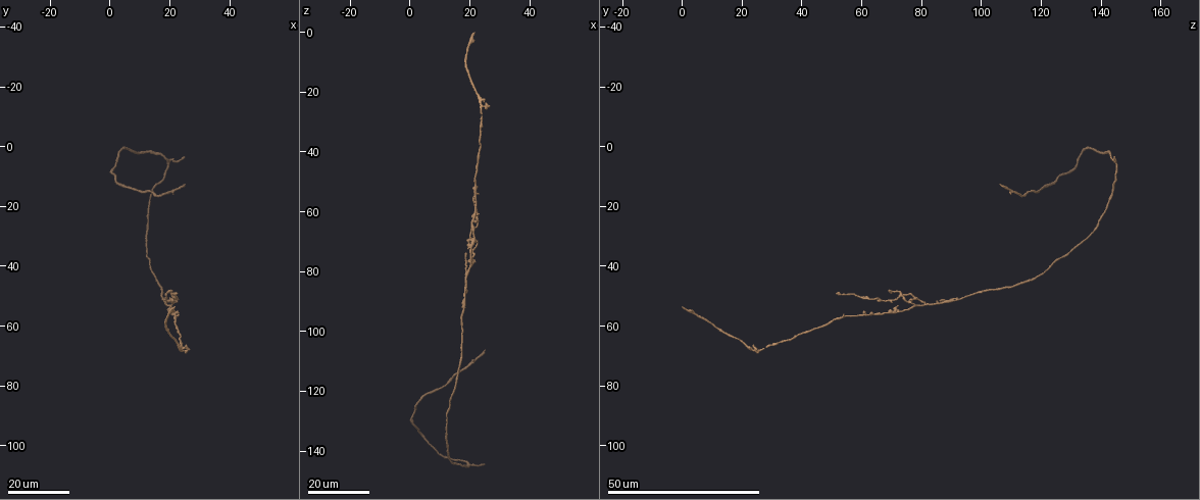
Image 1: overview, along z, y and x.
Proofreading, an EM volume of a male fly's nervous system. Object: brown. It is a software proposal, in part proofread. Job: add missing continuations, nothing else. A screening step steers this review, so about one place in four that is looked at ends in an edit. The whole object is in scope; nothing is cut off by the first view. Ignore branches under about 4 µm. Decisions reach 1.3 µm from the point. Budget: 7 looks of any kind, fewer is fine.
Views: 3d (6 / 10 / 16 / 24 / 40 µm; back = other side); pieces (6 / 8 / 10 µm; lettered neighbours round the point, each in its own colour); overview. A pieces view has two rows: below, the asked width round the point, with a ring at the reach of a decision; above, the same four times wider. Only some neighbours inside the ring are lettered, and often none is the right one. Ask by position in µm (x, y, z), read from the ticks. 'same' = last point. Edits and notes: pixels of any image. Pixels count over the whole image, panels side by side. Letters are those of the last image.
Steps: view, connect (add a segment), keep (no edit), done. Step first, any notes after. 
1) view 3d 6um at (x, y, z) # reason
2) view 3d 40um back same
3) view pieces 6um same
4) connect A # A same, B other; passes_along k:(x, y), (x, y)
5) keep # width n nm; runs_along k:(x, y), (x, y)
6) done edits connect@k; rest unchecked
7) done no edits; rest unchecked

view 3d 16um at (24, 4, 145) # branch stops here

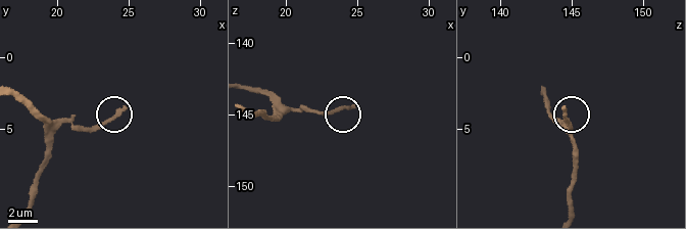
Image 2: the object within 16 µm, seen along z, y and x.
view pieces 8um at (24.6, 3.6, 144.6)

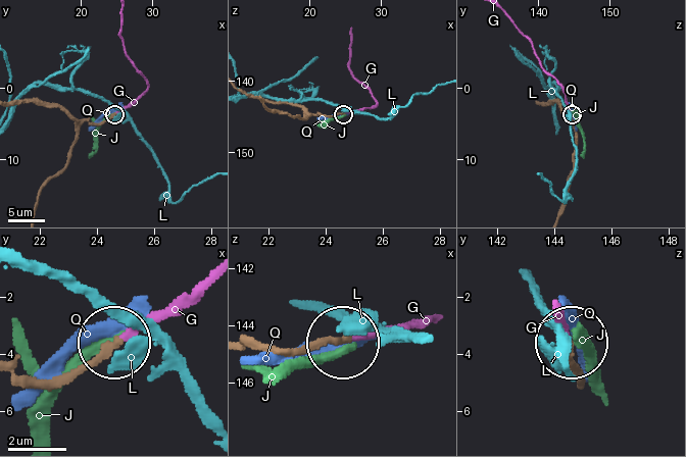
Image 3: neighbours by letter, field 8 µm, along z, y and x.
connect G # G same, J other, L other, Q other; passes_along 3:(96, 123), (130, 105), (147, 87), (126, 52), (121, 16); it goes on there

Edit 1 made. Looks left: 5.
view overview

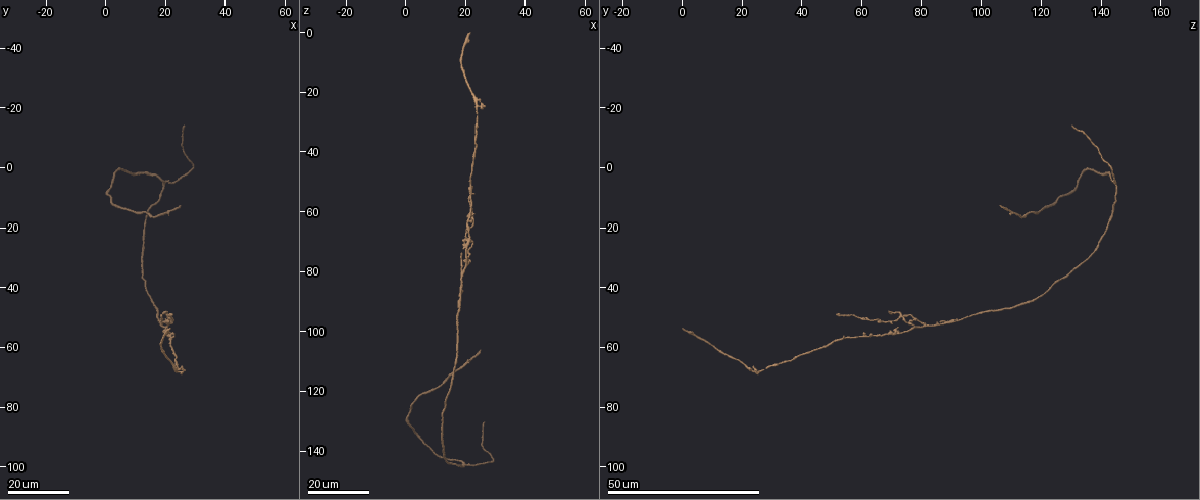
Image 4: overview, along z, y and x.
view 3d 24um at (26, -14, 130) # free end

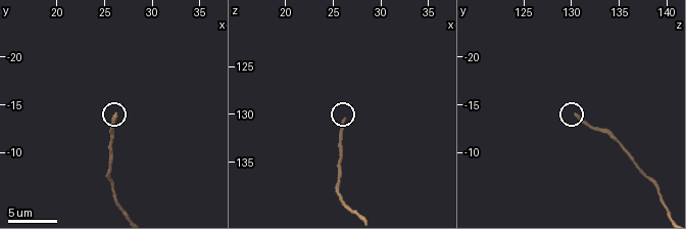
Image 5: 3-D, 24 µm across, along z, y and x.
view pieces 8um at (26.2, -14.0, 130.4)

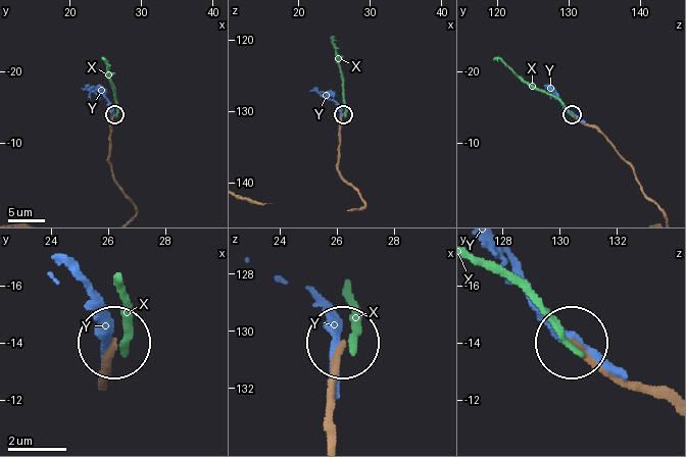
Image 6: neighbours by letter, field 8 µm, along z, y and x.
keep # X other, Y other; runs_along 6:(663, 210), (614, 145), (572, 114); no lettered segment goes on from it

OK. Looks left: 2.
view 3d 16um at (25, 12, 107) # long arm stops here

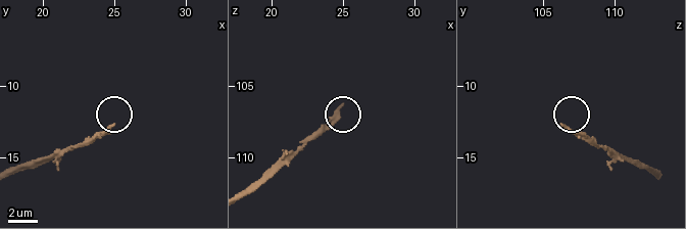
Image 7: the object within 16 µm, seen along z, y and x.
view pieces 6um at (25.0, 12.8, 106.2)

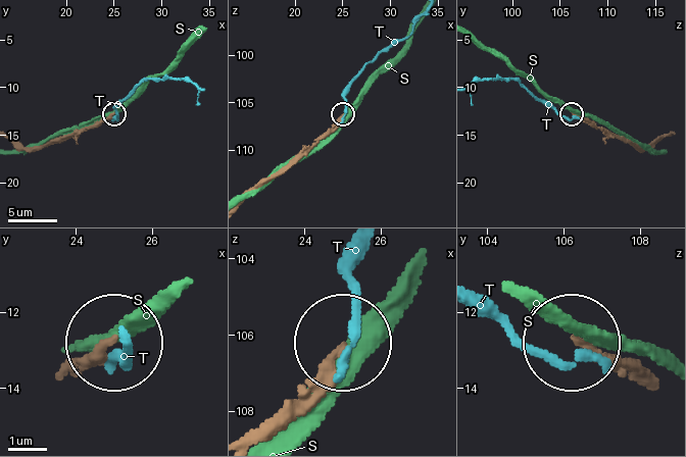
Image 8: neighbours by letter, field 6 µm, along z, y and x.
keep # width 180 nm; S other, T other; none of them fits

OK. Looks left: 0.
done edits connect@3; rest unchecked

